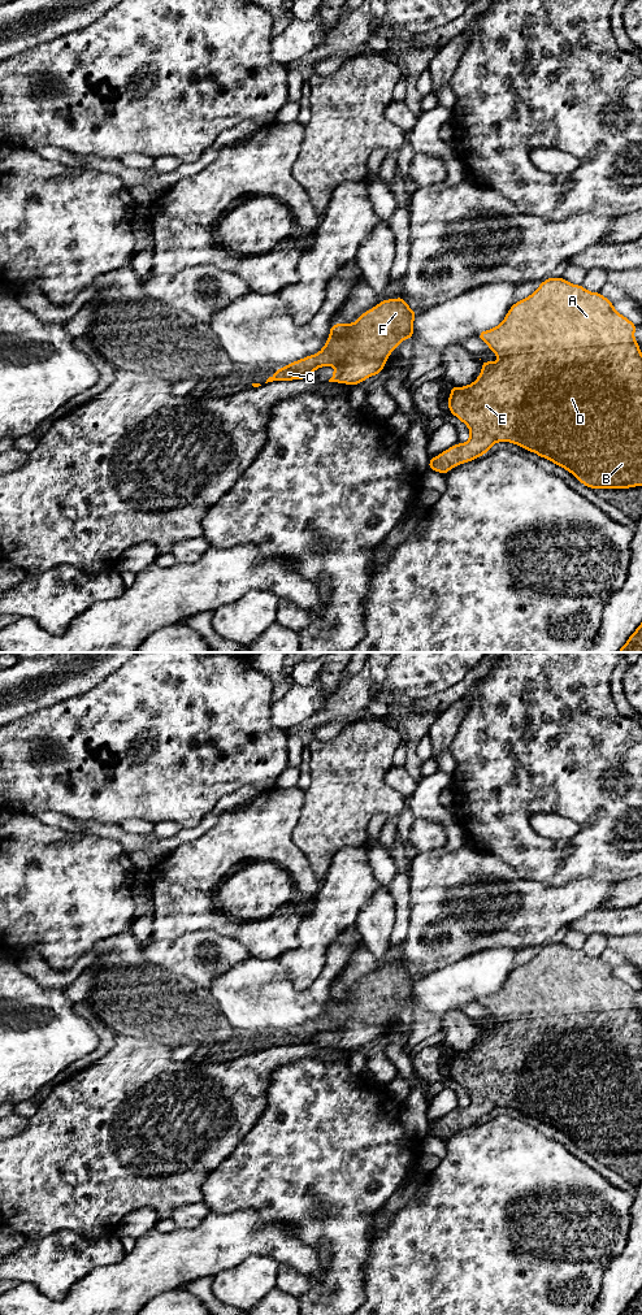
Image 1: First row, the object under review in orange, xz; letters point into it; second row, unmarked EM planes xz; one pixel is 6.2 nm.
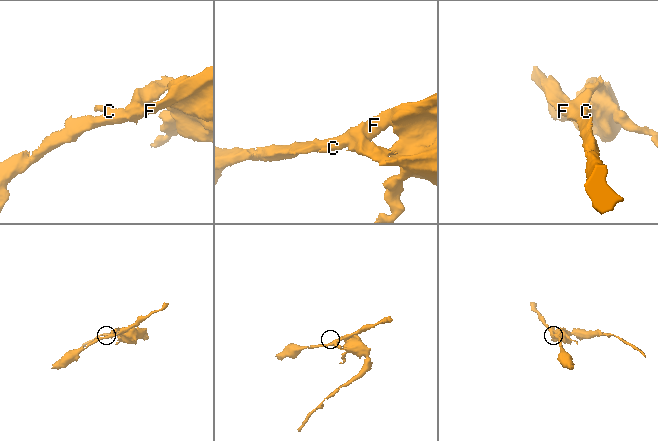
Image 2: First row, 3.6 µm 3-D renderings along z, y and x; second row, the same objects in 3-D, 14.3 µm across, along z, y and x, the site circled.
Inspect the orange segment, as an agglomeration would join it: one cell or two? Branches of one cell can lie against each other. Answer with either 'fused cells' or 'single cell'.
fused cells

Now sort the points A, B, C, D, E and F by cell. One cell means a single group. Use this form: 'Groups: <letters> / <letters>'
Groups: A B D E / C F

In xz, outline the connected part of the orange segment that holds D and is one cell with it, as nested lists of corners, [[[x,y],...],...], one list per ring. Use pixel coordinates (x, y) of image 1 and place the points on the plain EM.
[[[550,942],[541,947],[530,962],[512,969],[500,990],[478,998],[477,1003],[483,1006],[490,1012],[490,1016],[499,1021],[499,1025],[496,1028],[481,1025],[482,1037],[478,1043],[464,1053],[450,1051],[451,1060],[447,1066],[448,1077],[469,1093],[470,1103],[465,1108],[457,1108],[441,1117],[437,1123],[430,1123],[428,1134],[446,1141],[454,1132],[472,1127],[489,1117],[496,1107],[511,1107],[567,1134],[582,1150],[593,1155],[642,1151],[642,1019],[639,1010],[634,1006],[636,994],[637,990],[620,980],[600,958],[590,958],[582,950],[572,950],[563,942]]]

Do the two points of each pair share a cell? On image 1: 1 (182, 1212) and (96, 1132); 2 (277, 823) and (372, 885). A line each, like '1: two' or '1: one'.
1: two
2: two

